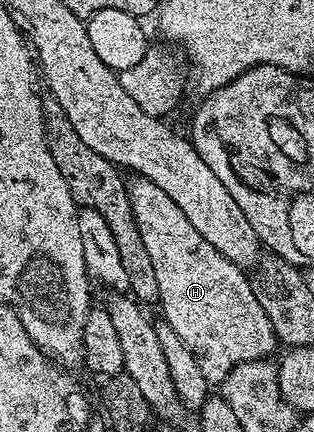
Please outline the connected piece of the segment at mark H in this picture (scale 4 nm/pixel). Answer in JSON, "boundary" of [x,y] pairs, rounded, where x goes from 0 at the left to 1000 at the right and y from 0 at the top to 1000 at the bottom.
{"boundary":[[[433,414],[424,428],[411,426],[404,431],[404,442],[414,479],[427,488],[427,507],[439,516],[439,535],[452,542],[452,565],[465,572],[465,583],[478,588],[478,602],[490,606],[490,637],[503,644],[503,683],[510,685],[503,713],[522,722],[519,750],[548,759],[554,775],[567,775],[567,785],[580,785],[586,801],[611,815],[631,840],[640,875],[653,884],[704,882],[704,887],[713,887],[761,856],[771,840],[863,829],[869,824],[866,815],[885,808],[879,771],[866,762],[860,738],[847,738],[847,720],[834,720],[834,701],[822,701],[822,692],[809,683],[793,634],[780,625],[761,623],[745,609],[732,609],[732,600],[720,600],[720,590],[707,590],[707,581],[669,572],[669,563],[656,563],[656,553],[643,553],[643,544],[631,544],[631,535],[605,516],[605,507],[592,507],[592,498],[580,498],[580,479],[567,479],[567,470],[554,470],[554,461],[541,461],[541,451],[529,451],[529,442],[516,442],[516,433],[503,433],[503,424],[462,414]]]}

